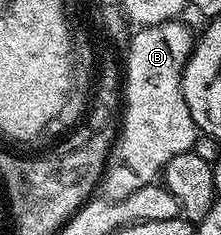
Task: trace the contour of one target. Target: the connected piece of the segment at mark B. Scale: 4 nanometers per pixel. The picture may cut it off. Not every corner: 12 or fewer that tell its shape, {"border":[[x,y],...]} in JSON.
{"border":[[185,20],[124,49],[124,112],[102,172],[107,201],[155,184],[198,128],[182,68]]}

